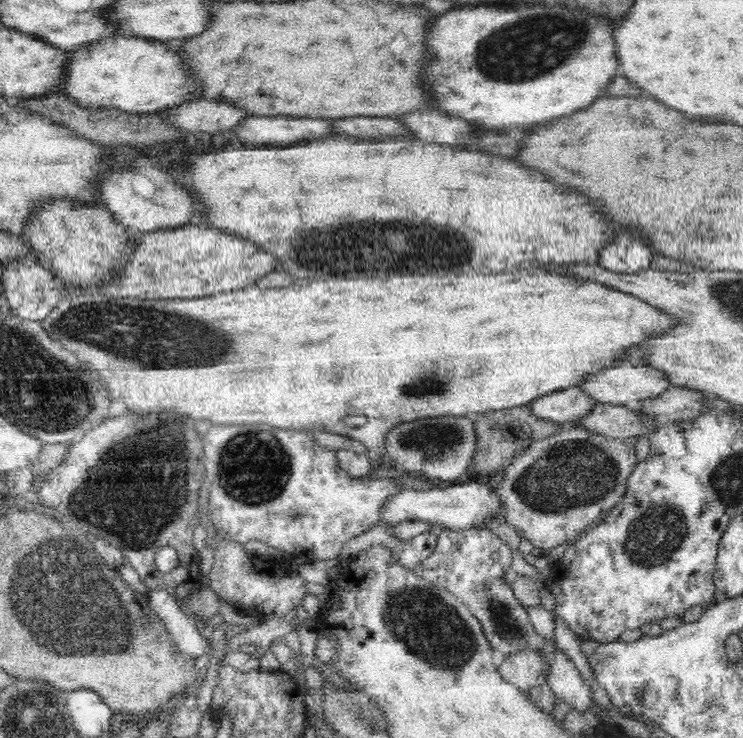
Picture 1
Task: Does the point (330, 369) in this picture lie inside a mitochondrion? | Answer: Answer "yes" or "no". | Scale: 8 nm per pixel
no

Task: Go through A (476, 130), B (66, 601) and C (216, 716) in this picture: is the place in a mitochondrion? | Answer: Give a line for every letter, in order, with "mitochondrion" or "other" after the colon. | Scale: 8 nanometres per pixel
A: other
B: mitochondrion
C: other

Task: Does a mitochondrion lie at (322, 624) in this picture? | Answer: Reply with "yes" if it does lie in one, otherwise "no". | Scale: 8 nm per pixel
no

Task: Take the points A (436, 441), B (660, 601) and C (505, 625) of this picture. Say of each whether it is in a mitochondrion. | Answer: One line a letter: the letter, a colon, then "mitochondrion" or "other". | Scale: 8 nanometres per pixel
A: mitochondrion
B: other
C: mitochondrion

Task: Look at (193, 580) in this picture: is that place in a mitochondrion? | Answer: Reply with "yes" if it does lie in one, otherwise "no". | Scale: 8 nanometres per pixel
no

